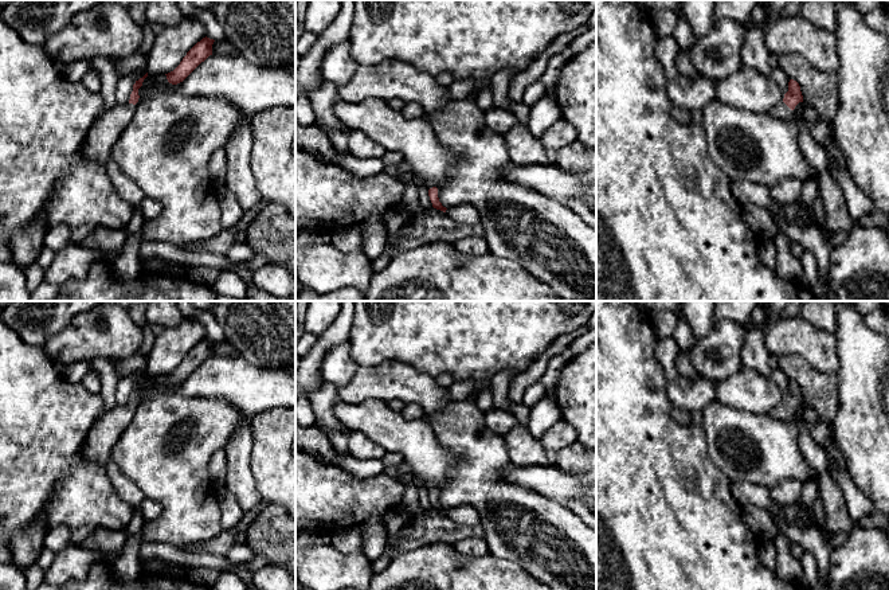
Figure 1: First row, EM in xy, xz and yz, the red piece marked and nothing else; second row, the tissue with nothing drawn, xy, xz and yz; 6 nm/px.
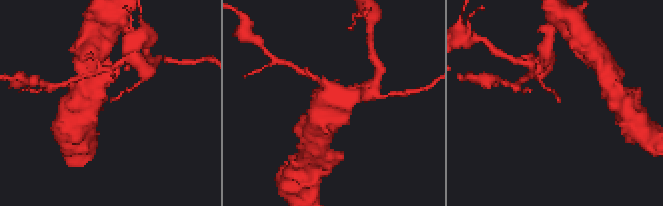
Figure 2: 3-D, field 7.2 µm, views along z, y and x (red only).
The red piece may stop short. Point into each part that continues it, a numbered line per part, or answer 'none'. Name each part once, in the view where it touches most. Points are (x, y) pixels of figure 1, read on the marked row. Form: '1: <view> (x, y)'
1: yz (782, 112)

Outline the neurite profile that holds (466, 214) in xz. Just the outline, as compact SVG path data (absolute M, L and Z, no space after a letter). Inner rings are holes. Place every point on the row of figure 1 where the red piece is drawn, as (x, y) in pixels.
M459 204L446 210L446 214L461 223L465 224L478 224L481 223L481 215L477 208L470 204Z

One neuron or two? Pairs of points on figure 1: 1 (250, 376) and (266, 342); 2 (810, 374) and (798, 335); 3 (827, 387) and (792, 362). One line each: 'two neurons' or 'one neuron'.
1: two neurons
2: two neurons
3: one neuron

